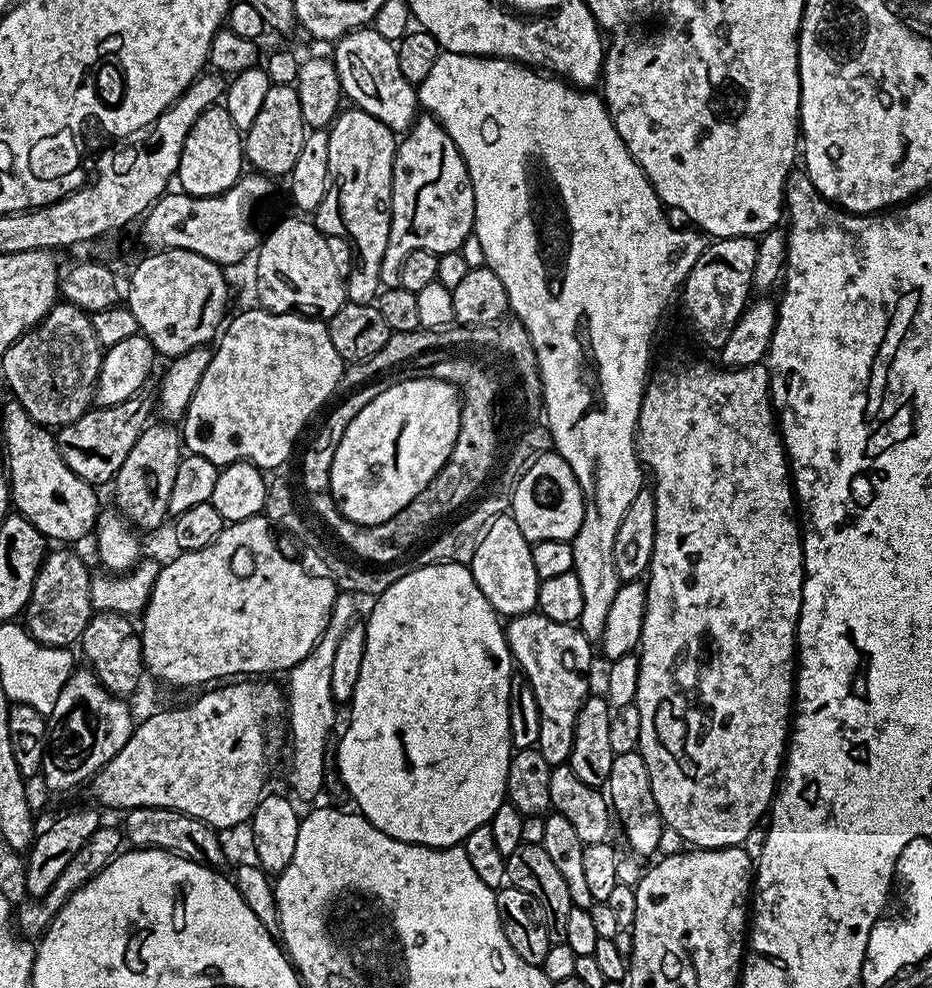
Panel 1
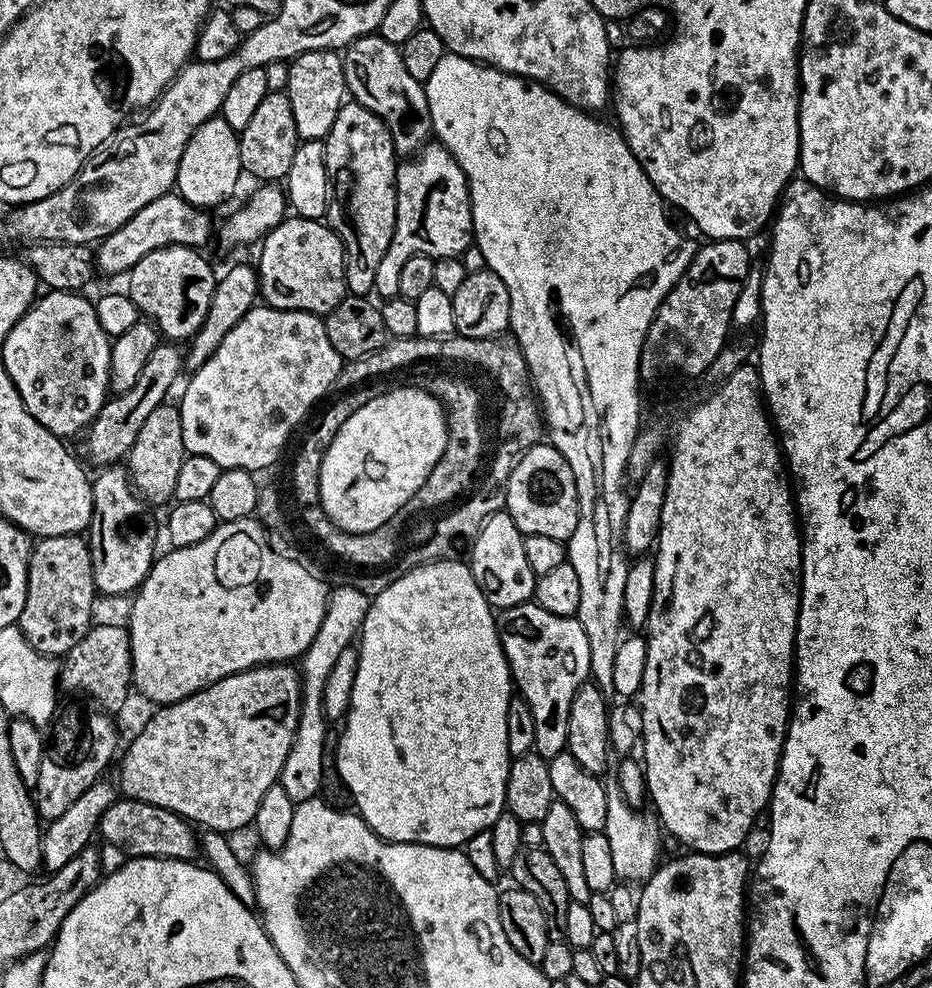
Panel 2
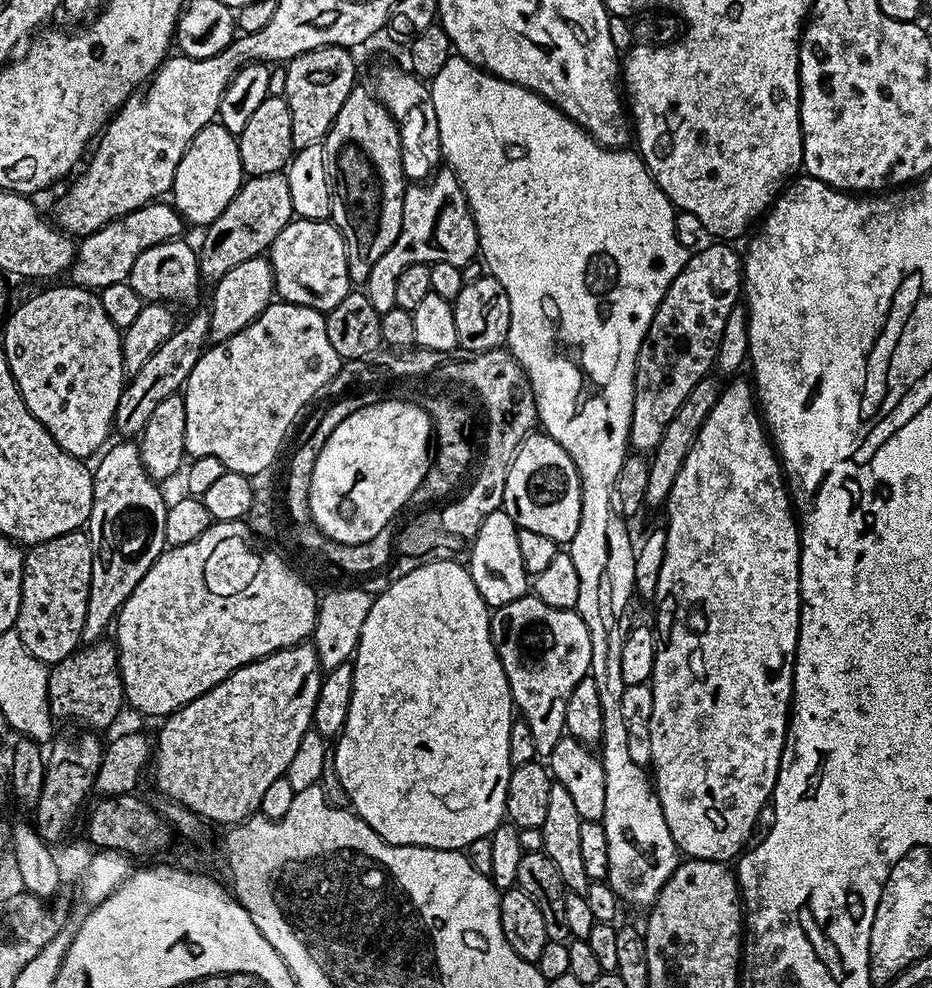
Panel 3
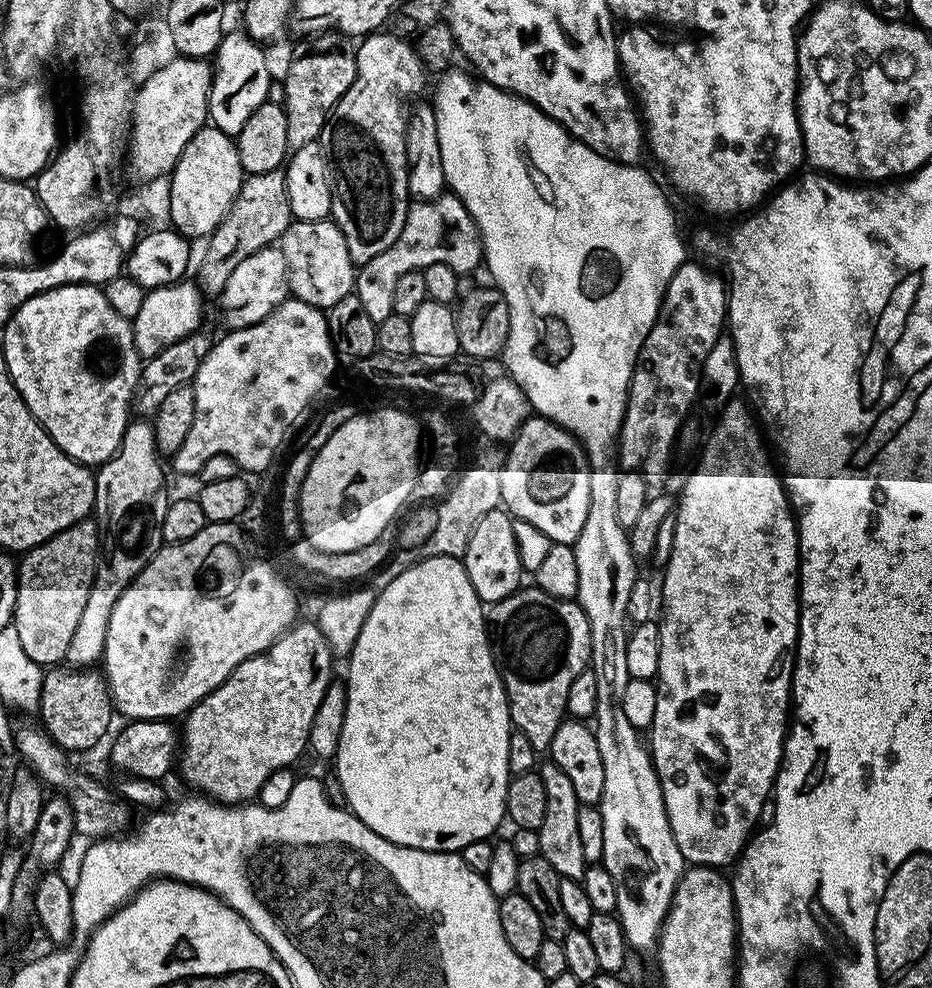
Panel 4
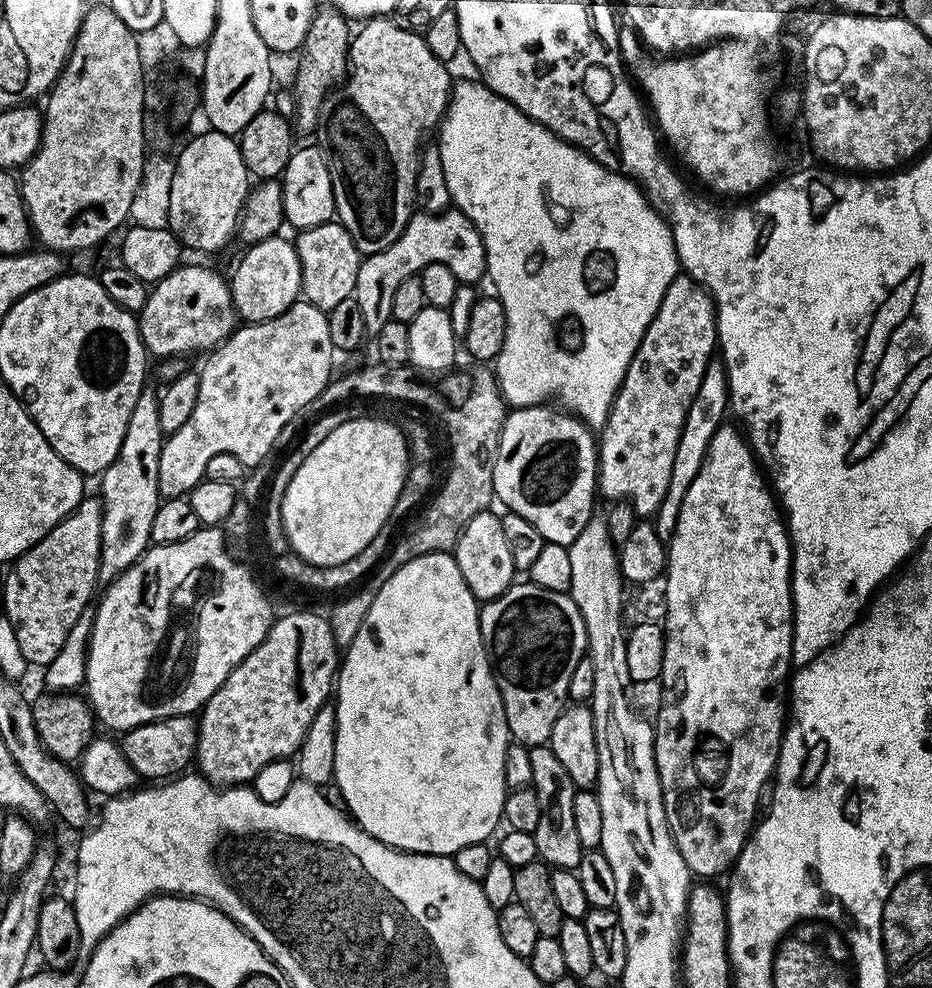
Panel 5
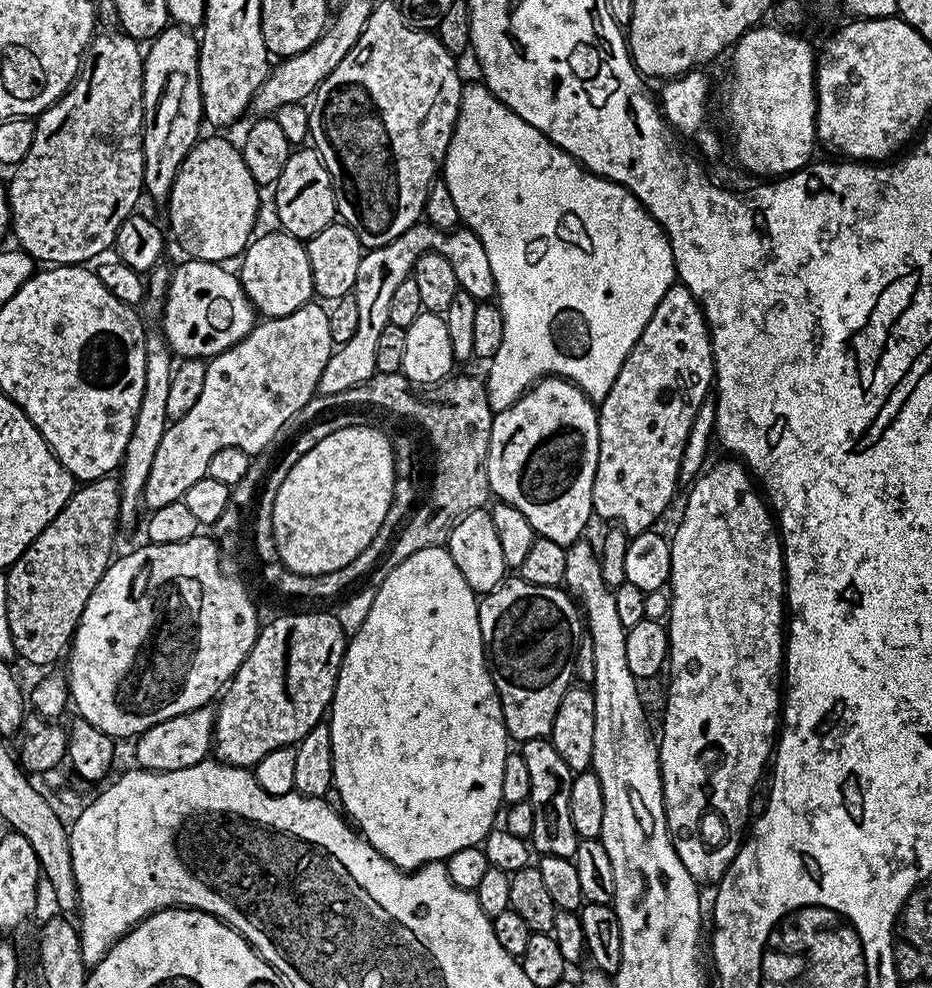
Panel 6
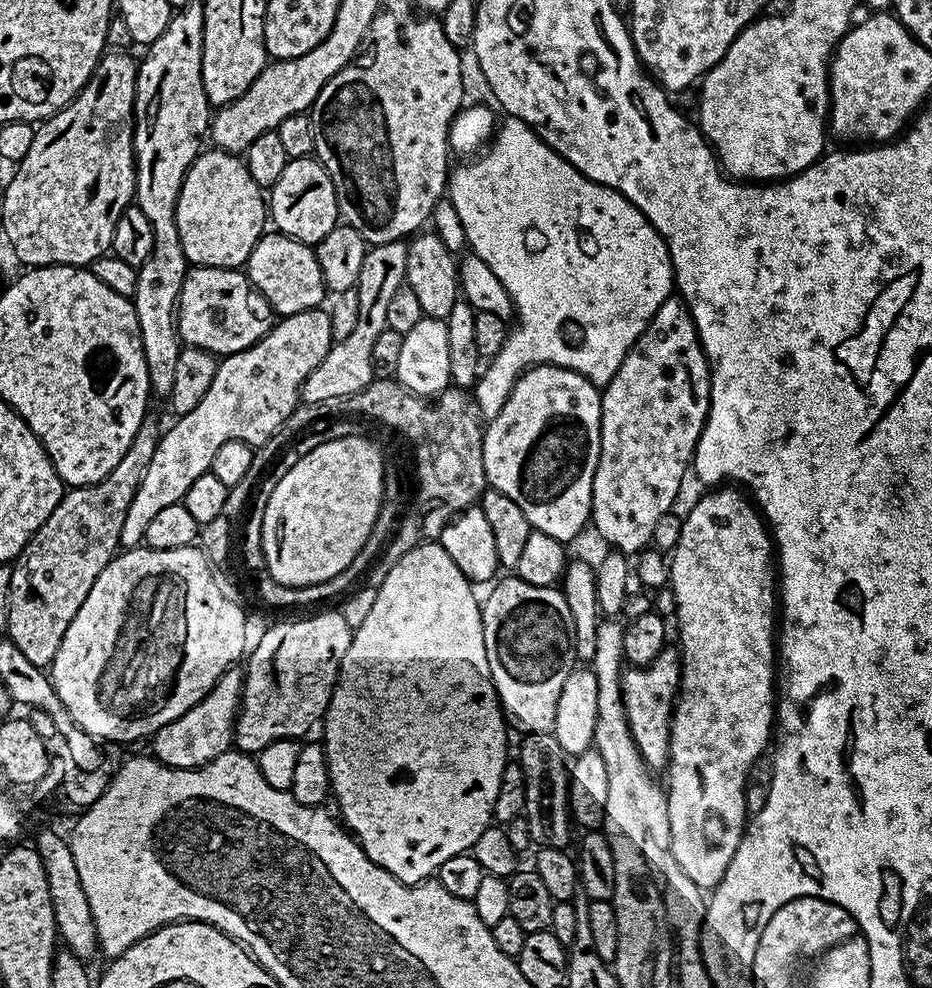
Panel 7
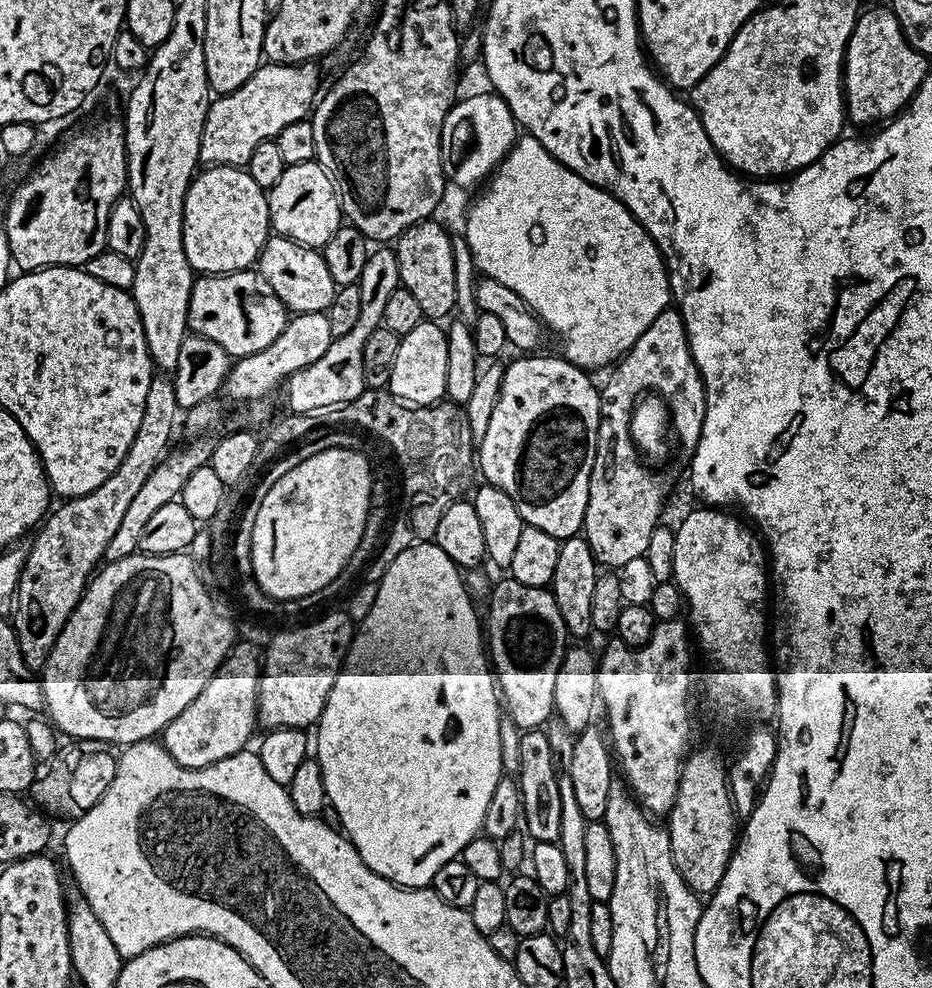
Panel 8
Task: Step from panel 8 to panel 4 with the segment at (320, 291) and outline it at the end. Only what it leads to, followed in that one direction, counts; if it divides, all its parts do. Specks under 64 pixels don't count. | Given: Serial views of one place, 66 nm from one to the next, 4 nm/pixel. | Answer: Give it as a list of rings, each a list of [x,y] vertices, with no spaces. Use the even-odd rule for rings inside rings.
[[[276,246],[260,249],[239,262],[220,294],[218,305],[224,311],[223,327],[231,330],[254,326],[270,315],[283,300],[289,299],[289,296],[288,267],[284,253]]]

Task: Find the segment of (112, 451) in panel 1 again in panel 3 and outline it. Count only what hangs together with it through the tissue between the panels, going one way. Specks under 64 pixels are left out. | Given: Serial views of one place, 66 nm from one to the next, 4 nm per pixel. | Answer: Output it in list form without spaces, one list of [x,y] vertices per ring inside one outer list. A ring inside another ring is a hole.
[[[202,306],[192,317],[188,324],[181,323],[176,331],[158,346],[158,350],[145,362],[142,370],[131,373],[127,381],[122,398],[118,402],[116,423],[114,425],[121,437],[136,438],[143,432],[146,422],[150,422],[150,414],[158,407],[158,402],[167,396],[175,396],[183,389],[184,381],[190,378],[190,370],[198,362],[204,349],[209,347],[208,331],[210,330],[210,307]]]

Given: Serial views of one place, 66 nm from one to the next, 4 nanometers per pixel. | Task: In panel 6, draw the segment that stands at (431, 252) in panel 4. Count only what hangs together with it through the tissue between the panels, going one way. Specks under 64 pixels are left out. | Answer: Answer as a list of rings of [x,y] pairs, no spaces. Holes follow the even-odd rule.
[[[417,222],[414,226],[410,226],[410,230],[394,238],[394,242],[367,249],[362,262],[358,262],[358,278],[354,289],[358,302],[358,330],[354,330],[354,338],[339,345],[326,362],[326,370],[322,370],[322,378],[318,378],[316,387],[319,395],[343,394],[376,375],[374,354],[378,351],[378,338],[389,324],[390,301],[394,289],[411,277],[412,267],[418,258],[427,252],[442,254],[442,258],[446,258],[446,262],[454,266],[454,278],[458,278],[460,291],[470,294],[470,297],[477,302],[488,302],[496,296],[494,270],[490,270],[490,257],[482,247],[482,242],[469,228],[457,226],[451,231],[444,231],[427,222]]]

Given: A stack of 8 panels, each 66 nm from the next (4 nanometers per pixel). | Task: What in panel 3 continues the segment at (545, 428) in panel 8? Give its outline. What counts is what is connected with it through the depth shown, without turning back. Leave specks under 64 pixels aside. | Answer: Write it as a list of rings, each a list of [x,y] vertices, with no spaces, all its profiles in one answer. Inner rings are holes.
[[[546,434],[526,437],[506,474],[503,512],[510,514],[517,529],[546,534],[556,545],[567,545],[574,538],[582,510],[580,475],[566,450]]]

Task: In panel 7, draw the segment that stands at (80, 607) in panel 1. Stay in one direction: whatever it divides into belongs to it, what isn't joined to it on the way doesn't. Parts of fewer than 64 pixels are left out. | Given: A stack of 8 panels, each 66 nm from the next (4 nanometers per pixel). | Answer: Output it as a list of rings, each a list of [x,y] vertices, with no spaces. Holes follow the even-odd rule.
[[[144,419],[122,462],[118,462],[114,470],[110,470],[110,474],[106,474],[106,478],[98,482],[81,488],[69,487],[58,506],[54,506],[54,514],[50,514],[50,518],[42,522],[42,526],[32,535],[30,542],[11,565],[8,592],[10,639],[35,667],[44,670],[51,665],[54,654],[58,654],[58,646],[62,646],[62,634],[66,634],[66,626],[70,626],[70,622],[74,622],[74,614],[78,614],[78,606],[86,602],[90,586],[94,586],[98,574],[102,574],[113,556],[117,555],[121,547],[120,527],[126,518],[126,510],[130,510],[130,502],[144,476],[144,468],[150,466],[150,458],[154,458],[154,450],[158,450],[161,435],[162,427],[160,428],[158,421]]]

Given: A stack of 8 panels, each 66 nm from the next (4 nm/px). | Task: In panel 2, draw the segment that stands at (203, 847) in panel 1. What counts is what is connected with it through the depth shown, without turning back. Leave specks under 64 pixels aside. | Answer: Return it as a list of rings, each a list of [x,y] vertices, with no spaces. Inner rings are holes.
[[[117,798],[102,814],[98,836],[118,851],[125,852],[123,855],[128,858],[145,856],[195,861],[201,855],[197,829],[189,821],[177,812],[141,800]]]

